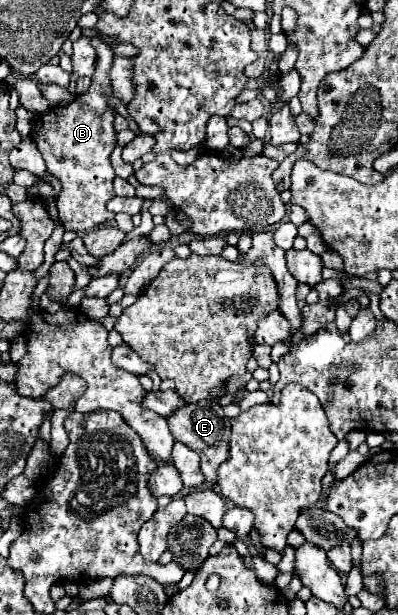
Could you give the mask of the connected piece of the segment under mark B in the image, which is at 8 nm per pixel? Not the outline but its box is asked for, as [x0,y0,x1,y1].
[33,39,117,231]

